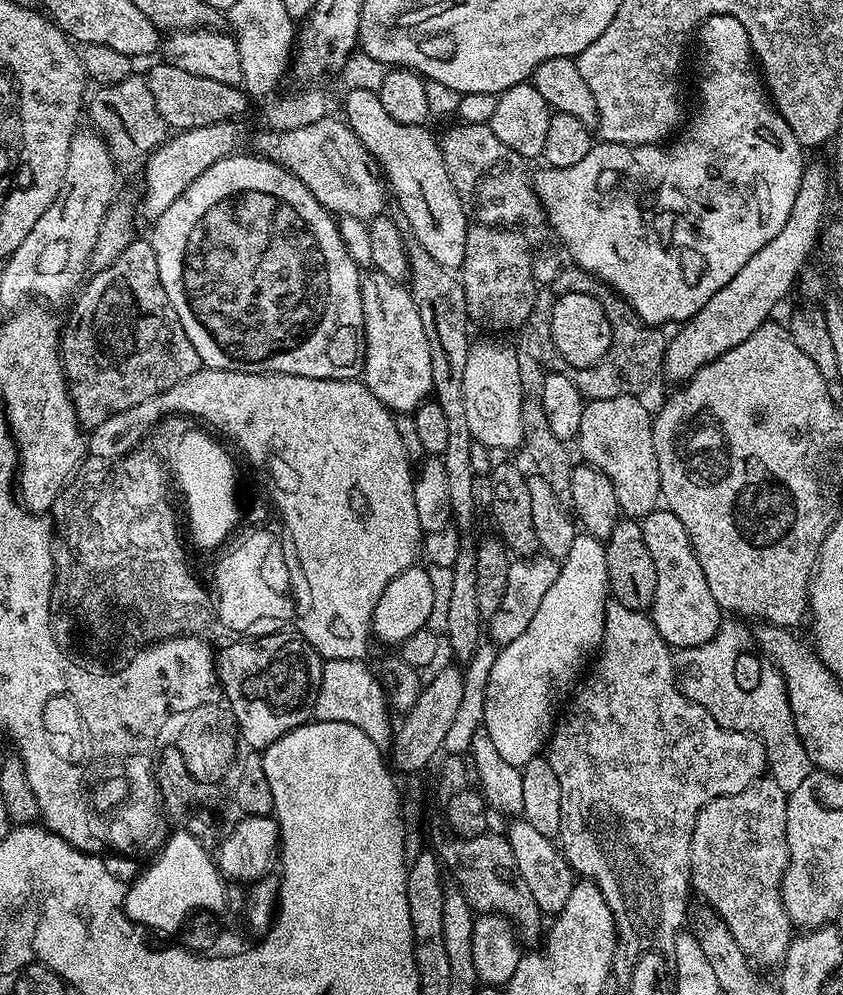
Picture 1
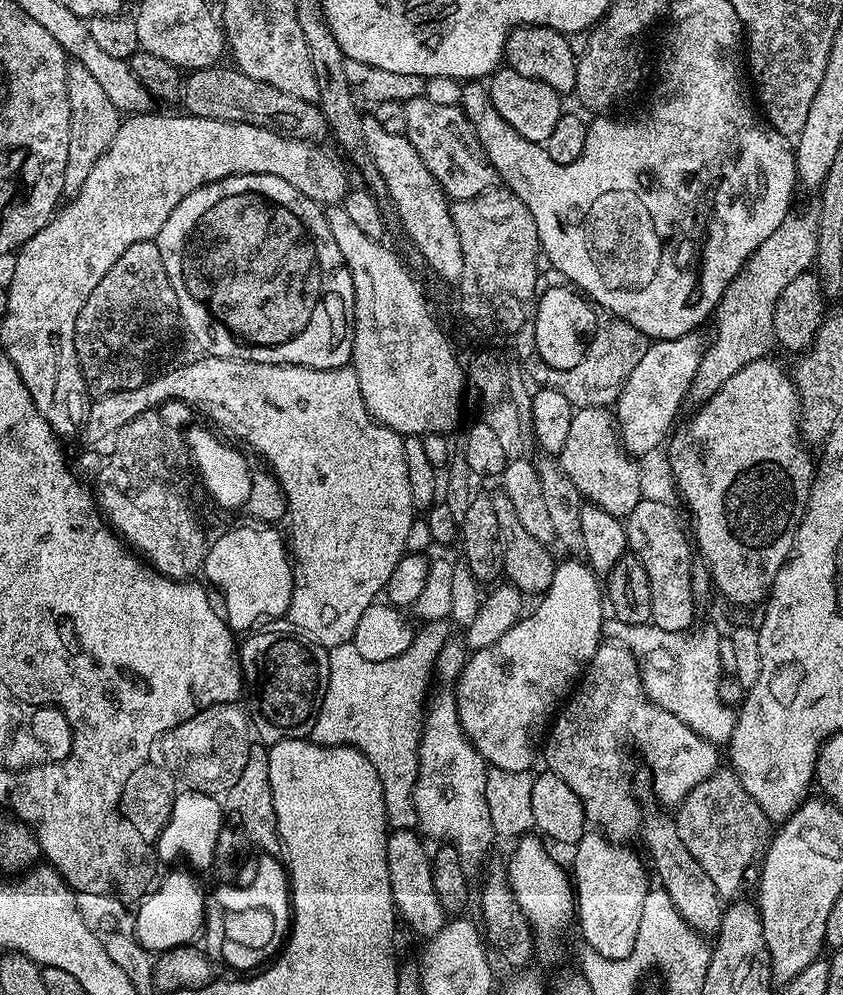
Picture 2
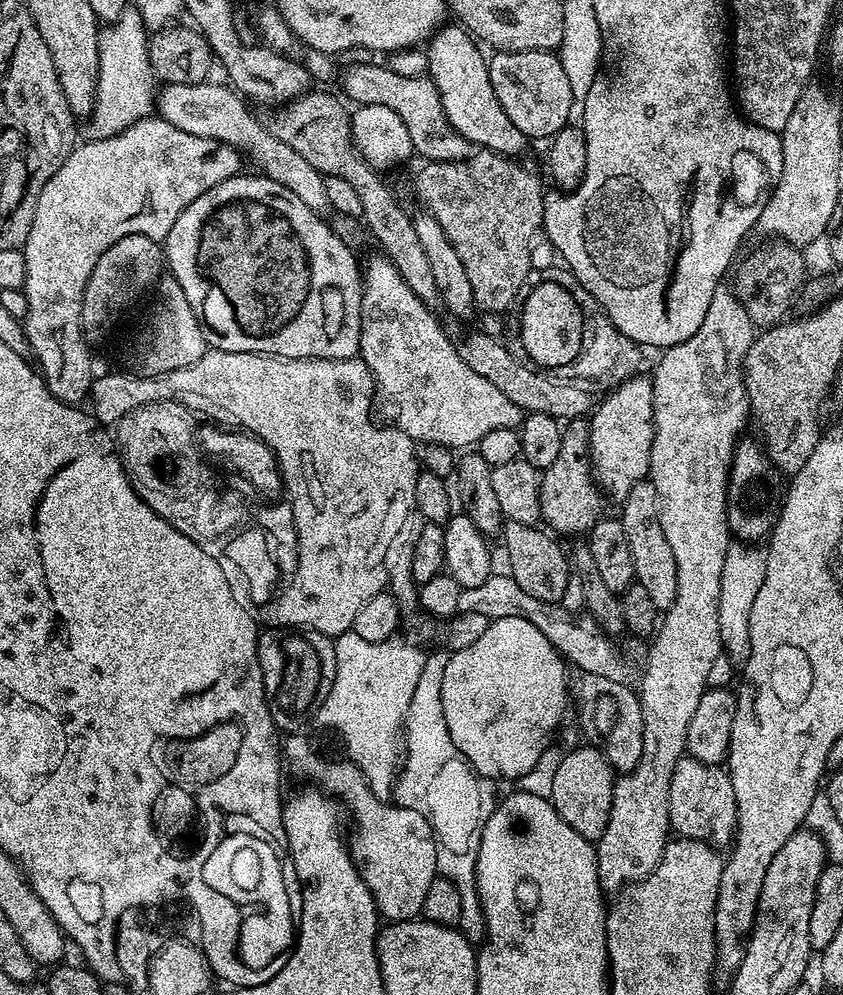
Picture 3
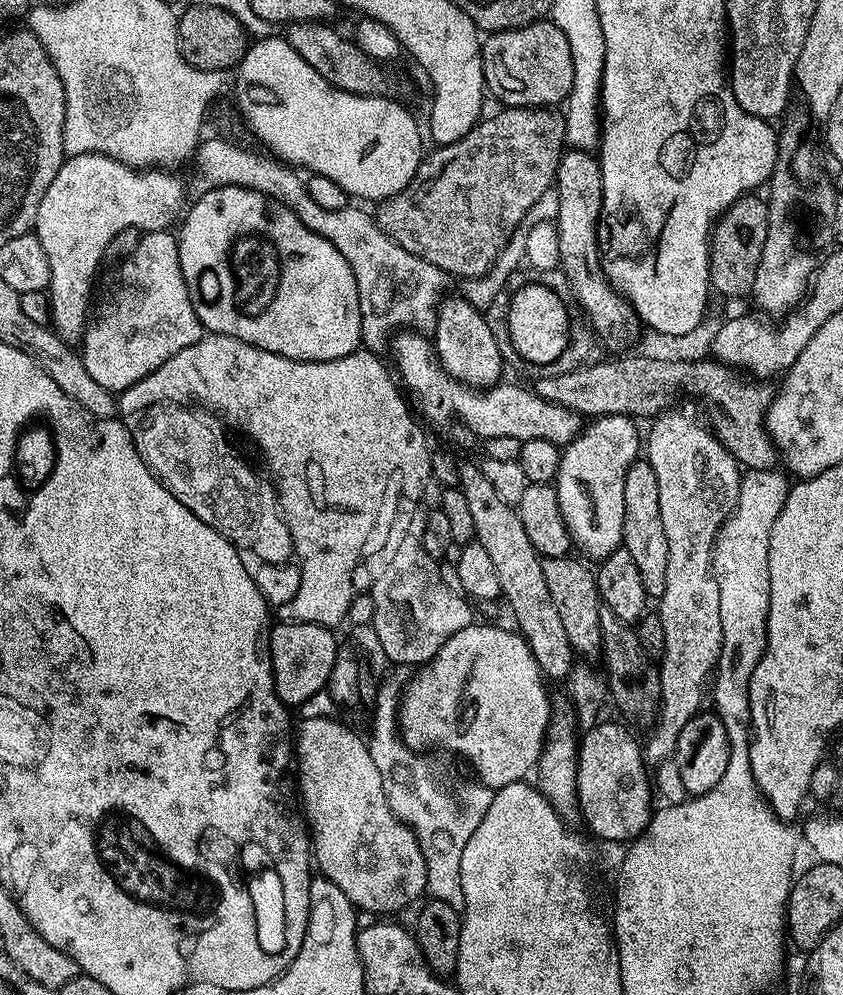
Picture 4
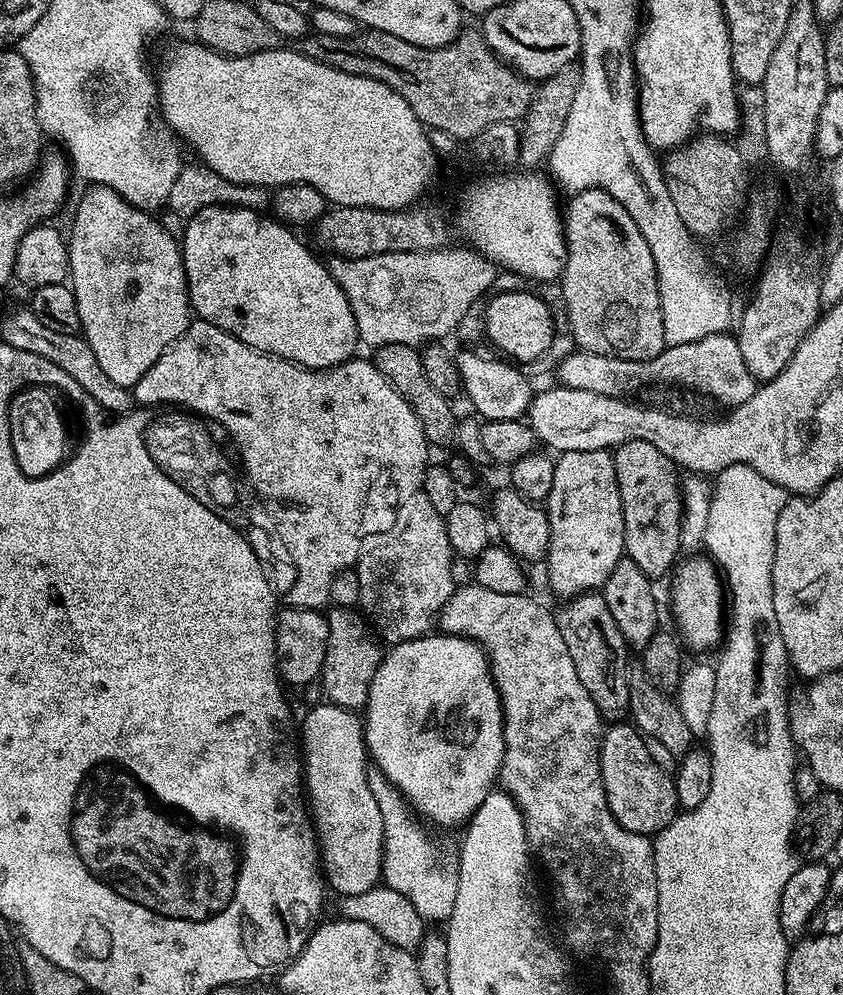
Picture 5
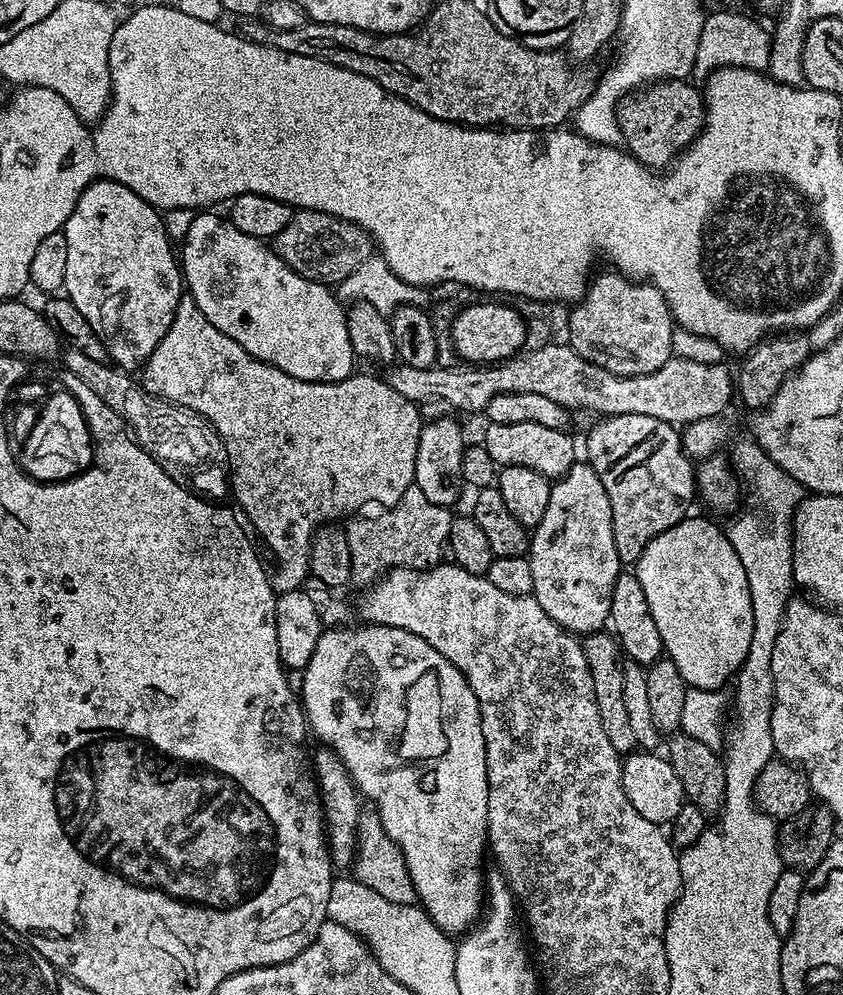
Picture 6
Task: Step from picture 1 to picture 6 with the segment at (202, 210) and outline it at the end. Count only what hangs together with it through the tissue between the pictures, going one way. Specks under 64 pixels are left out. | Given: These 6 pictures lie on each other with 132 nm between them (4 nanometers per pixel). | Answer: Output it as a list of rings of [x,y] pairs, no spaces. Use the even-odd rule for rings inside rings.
[[[204,210],[193,215],[190,230],[186,230],[186,238],[182,241],[182,280],[198,310],[202,310],[202,314],[206,314],[208,321],[218,326],[226,338],[234,338],[246,354],[294,378],[329,384],[353,375],[354,353],[350,346],[350,330],[346,330],[346,308],[337,293],[327,284],[302,278],[302,274],[290,270],[290,266],[286,266],[265,241],[242,234],[238,226],[214,213]]]

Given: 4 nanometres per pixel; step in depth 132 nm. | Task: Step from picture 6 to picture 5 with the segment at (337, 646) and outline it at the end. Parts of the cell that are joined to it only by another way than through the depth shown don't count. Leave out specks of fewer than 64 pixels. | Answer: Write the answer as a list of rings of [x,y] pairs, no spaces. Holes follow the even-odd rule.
[[[429,634],[407,640],[401,644],[393,644],[383,653],[383,660],[373,676],[369,686],[369,696],[366,707],[362,712],[364,726],[364,746],[368,749],[369,757],[375,767],[390,778],[390,782],[401,792],[405,800],[412,805],[417,817],[432,824],[460,824],[471,820],[473,814],[482,806],[489,792],[493,791],[500,775],[500,763],[504,757],[504,707],[500,704],[500,691],[492,681],[492,671],[488,668],[488,654],[465,636],[449,636],[447,634]]]

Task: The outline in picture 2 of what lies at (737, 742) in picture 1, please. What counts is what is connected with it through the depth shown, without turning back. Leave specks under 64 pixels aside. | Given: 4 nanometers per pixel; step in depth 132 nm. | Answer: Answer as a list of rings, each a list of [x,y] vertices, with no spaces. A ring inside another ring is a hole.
[[[604,642],[596,649],[594,658],[584,669],[574,691],[555,713],[542,744],[542,756],[548,759],[547,771],[558,774],[558,778],[562,778],[562,782],[566,782],[566,786],[570,786],[572,793],[582,802],[585,821],[609,840],[617,842],[628,842],[632,835],[635,837],[642,823],[642,804],[634,795],[634,784],[630,776],[628,780],[628,768],[624,765],[624,747],[628,740],[644,755],[650,773],[650,787],[655,799],[664,806],[679,806],[690,790],[698,786],[698,782],[706,782],[706,778],[713,776],[721,767],[722,752],[717,745],[694,734],[686,722],[659,708],[644,693],[640,666],[630,649],[619,642]]]

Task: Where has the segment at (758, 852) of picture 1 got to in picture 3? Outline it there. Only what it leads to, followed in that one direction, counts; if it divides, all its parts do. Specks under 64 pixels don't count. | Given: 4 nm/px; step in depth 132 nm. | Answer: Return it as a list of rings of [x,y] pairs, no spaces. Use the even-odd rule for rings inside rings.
[[[683,755],[674,766],[668,791],[668,823],[673,833],[713,846],[727,845],[736,830],[736,799],[727,771],[719,764],[698,762]]]

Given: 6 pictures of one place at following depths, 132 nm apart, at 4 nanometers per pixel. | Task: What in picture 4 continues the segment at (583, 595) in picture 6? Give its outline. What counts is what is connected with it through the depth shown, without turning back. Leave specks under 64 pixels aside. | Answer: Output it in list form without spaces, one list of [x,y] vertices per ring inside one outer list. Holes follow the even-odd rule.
[[[597,416],[570,443],[563,445],[558,474],[554,481],[556,497],[562,518],[572,535],[573,545],[584,547],[585,557],[593,556],[596,562],[606,559],[624,539],[626,506],[626,470],[641,455],[642,432],[636,429],[637,421],[630,416]]]

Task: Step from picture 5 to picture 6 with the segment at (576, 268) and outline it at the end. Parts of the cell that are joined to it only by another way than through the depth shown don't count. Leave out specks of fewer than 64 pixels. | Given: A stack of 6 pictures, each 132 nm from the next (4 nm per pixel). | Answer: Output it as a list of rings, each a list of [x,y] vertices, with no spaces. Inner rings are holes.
[[[608,270],[605,276],[600,276],[589,283],[588,289],[585,290],[584,296],[575,305],[576,308],[568,316],[568,337],[566,343],[569,348],[573,348],[582,358],[586,358],[586,362],[594,362],[594,366],[602,366],[602,370],[610,370],[610,374],[618,374],[619,376],[637,376],[638,374],[654,374],[654,370],[658,370],[662,366],[666,366],[668,360],[673,359],[672,355],[672,333],[674,331],[674,321],[672,319],[672,311],[668,309],[668,303],[660,291],[652,285],[651,282],[641,282],[638,280],[629,280],[627,276],[617,274],[615,271]]]

